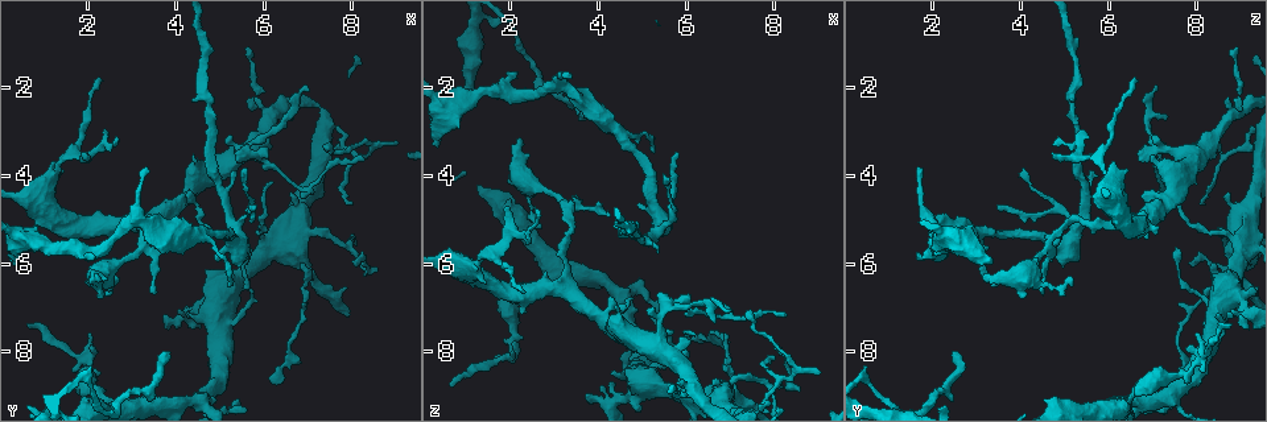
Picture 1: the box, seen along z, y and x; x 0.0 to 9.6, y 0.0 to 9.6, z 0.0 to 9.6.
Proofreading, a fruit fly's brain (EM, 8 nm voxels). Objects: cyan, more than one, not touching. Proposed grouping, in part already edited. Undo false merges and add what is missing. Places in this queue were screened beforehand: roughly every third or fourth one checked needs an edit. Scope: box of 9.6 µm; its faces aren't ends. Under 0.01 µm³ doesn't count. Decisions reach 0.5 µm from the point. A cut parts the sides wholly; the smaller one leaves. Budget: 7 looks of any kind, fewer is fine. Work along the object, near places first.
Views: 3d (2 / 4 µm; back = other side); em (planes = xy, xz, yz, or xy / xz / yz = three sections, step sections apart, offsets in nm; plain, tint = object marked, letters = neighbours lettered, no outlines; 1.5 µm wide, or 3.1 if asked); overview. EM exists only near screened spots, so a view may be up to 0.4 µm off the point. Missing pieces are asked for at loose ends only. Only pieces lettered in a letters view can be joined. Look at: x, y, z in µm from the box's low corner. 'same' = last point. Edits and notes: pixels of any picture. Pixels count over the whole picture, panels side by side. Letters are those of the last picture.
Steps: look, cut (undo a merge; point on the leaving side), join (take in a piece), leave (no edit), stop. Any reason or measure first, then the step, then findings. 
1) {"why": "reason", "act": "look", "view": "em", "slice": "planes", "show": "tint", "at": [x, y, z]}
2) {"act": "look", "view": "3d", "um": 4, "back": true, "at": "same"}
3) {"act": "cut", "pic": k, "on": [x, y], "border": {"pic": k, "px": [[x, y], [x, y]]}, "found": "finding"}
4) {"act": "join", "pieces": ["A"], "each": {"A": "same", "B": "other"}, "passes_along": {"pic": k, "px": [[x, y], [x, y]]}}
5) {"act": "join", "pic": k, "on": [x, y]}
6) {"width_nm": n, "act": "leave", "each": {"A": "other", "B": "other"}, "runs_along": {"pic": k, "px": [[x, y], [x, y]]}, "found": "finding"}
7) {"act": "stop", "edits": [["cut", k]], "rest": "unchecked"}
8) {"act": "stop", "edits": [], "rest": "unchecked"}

{"why": "branch stops here", "act": "look", "view": "3d", "um": 2, "back": true, "at": [0.70, 7.40, 8.85]}

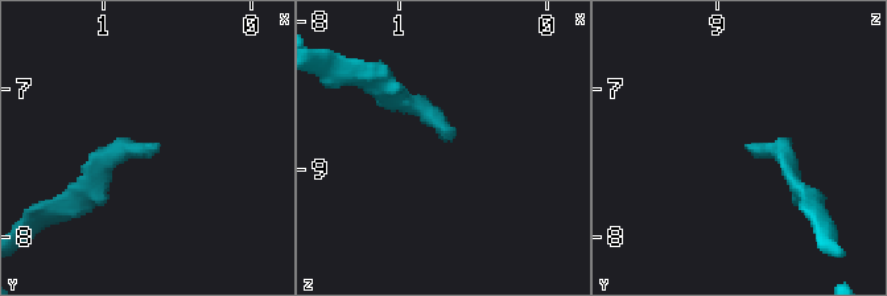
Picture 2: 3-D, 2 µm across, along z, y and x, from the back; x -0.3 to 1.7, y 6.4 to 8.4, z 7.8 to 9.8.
{"act": "look", "view": "em", "slice": "planes", "show": "letters", "at": [0.66, 7.42, 8.80]}

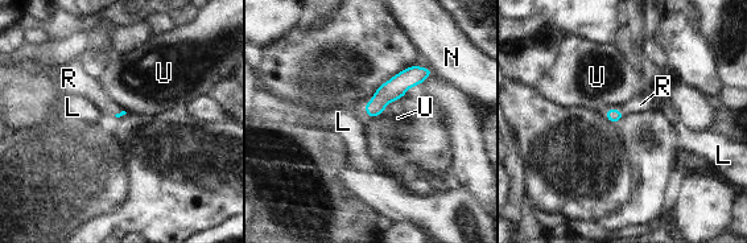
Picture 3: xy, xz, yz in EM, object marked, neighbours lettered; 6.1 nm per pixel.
{"act": "join", "pieces": ["R"], "each": {"L": "other", "N": "other", "R": "same", "U": "other"}, "passes_along": {"pic": 3, "px": [[613, 115], [619, 111], [640, 104]]}, "found": "the cell continues"}

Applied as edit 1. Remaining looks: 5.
{"why": "redraw", "act": "look", "view": "overview"}

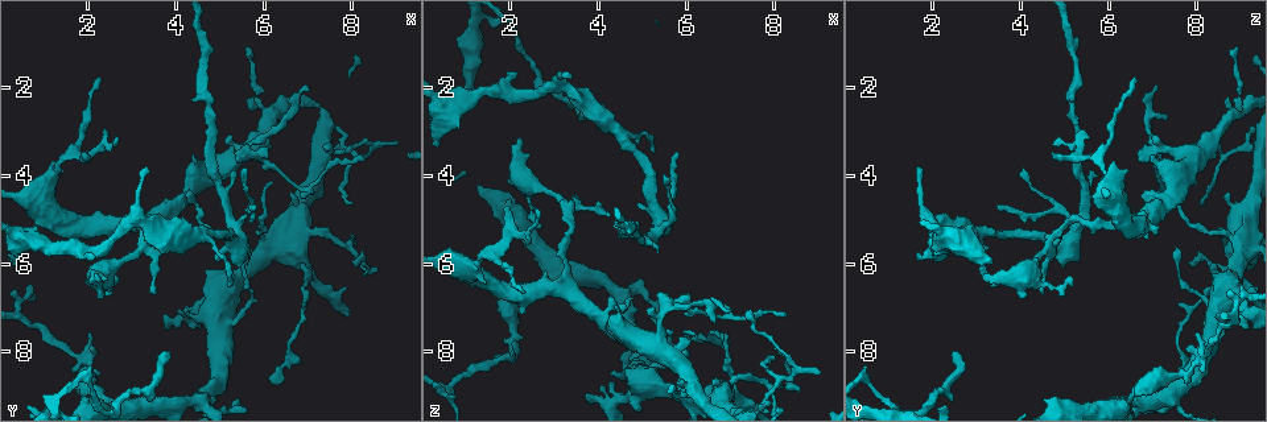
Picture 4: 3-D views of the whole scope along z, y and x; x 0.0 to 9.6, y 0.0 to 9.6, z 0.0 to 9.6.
{"why": "three arms meet", "act": "look", "view": "em", "slice": "yz", "step": 4, "show": "tint", "at": [5.35, 5.20, 5.30]}

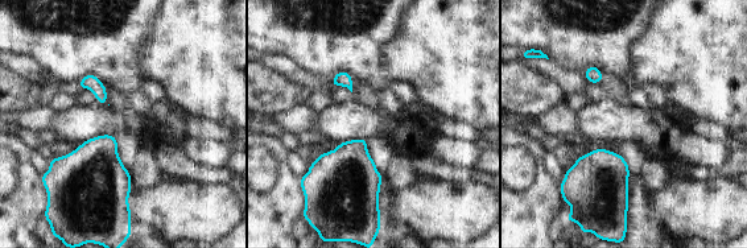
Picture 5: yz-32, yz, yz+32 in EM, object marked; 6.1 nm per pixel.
{"why": "cut it another way", "act": "look", "view": "em", "slice": "planes", "show": "letters", "at": "same"}

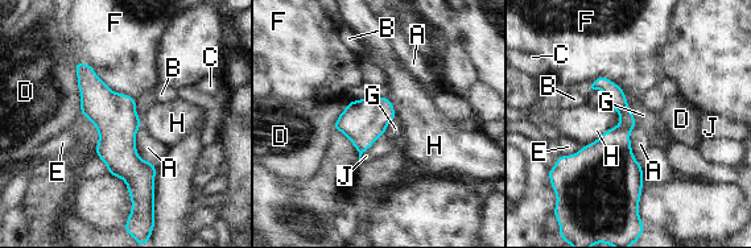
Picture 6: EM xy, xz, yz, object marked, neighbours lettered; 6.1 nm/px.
{"width_nm": 100, "act": "leave", "each": {"A": "other", "B": "other", "C": "other", "D": "other", "E": "other", "F": "other", "G": "other", "H": "other", "J": "other"}, "border": {"pic": 6, "px": [[623, 91], [636, 127]]}, "found": "all the same cell"}

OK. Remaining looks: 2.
{"act": "stop", "edits": [["join", 3]], "rest": "unchecked"}

